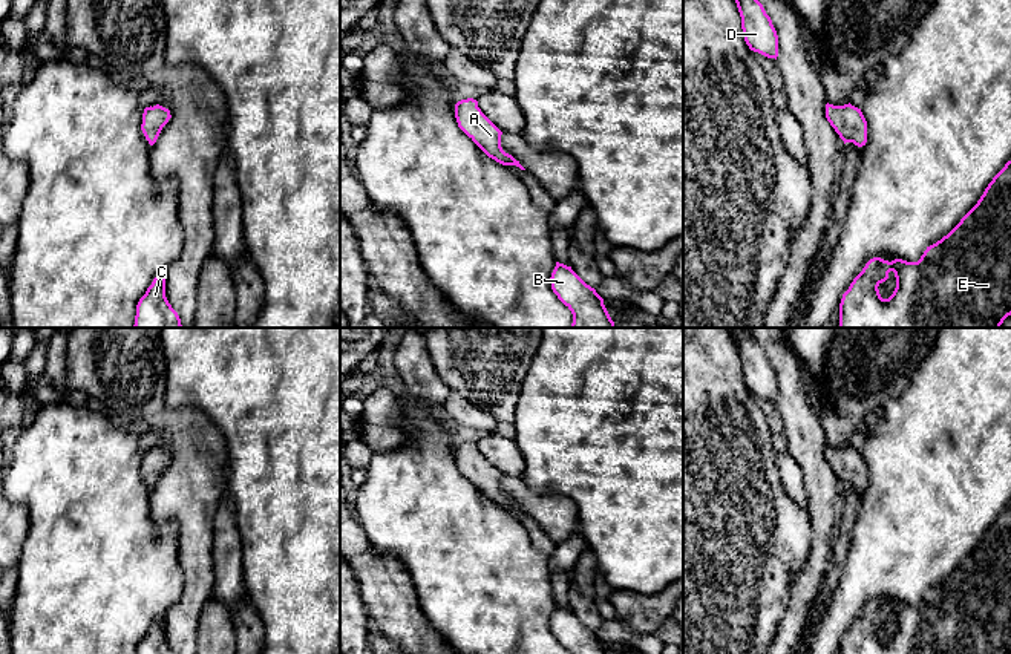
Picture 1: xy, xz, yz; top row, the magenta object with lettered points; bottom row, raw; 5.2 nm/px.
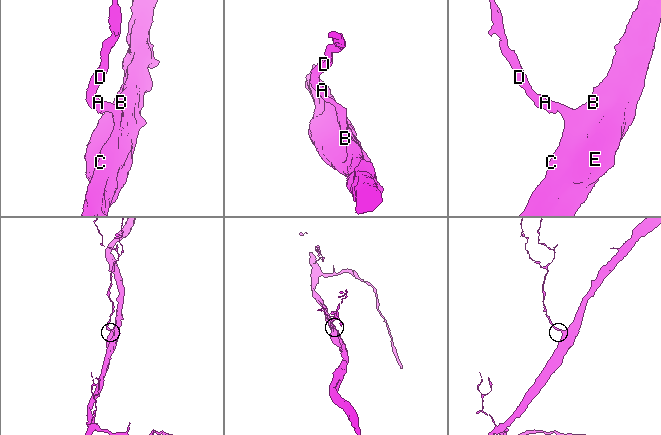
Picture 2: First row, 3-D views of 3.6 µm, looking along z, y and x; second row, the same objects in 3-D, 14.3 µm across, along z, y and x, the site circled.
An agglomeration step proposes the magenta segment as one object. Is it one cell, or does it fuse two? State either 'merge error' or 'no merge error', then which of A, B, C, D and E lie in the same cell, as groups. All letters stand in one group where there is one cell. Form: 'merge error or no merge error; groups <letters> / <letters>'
no merge error; groups A B C D E

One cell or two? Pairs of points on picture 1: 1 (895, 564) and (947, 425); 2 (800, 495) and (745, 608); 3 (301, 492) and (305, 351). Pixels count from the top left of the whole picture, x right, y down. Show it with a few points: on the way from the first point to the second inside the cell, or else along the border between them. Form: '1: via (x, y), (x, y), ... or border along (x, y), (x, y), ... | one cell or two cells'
1: via (913, 529), (930, 498), (945, 460) | one cell
2: border along (777, 472), (781, 487), (804, 510) | two cells
3: via (305, 457), (305, 386) | one cell

